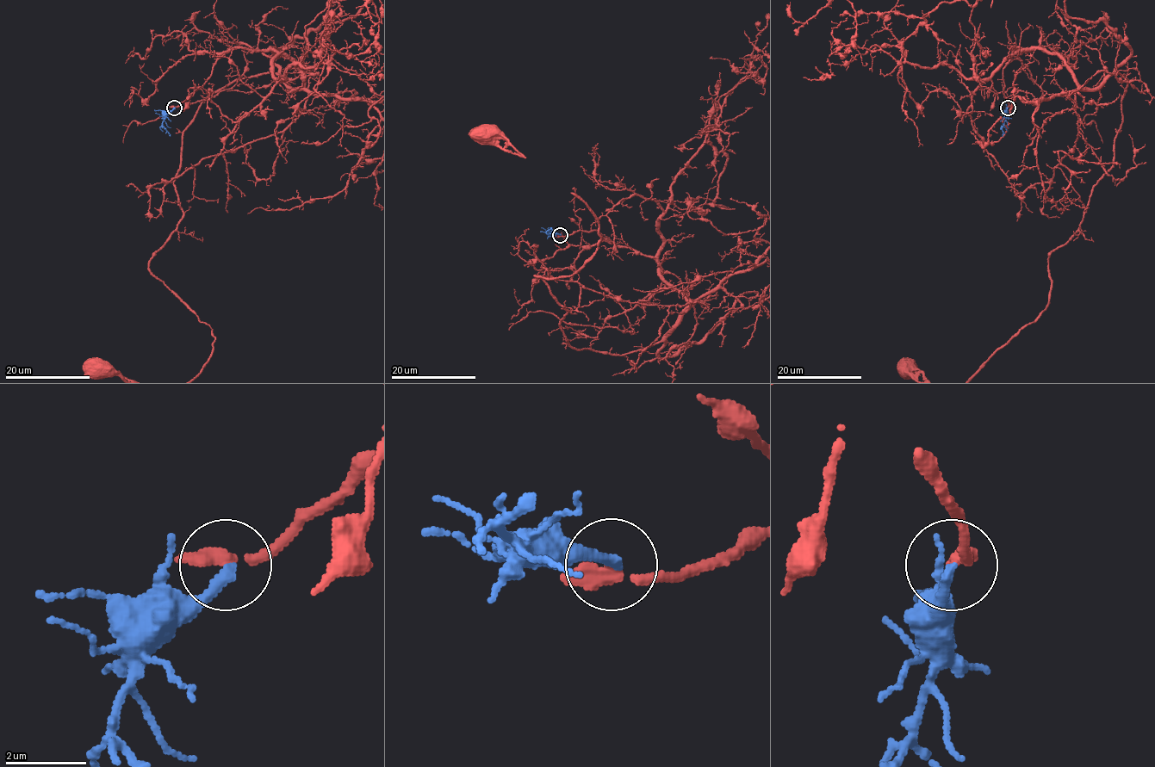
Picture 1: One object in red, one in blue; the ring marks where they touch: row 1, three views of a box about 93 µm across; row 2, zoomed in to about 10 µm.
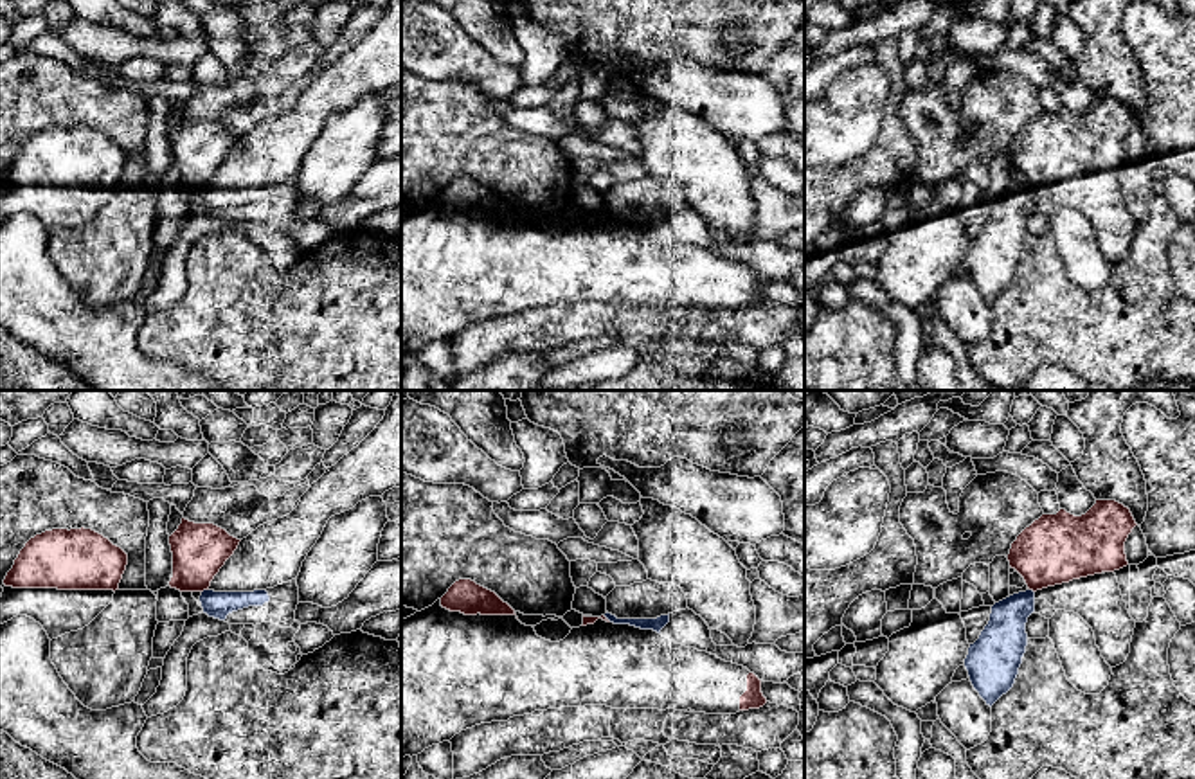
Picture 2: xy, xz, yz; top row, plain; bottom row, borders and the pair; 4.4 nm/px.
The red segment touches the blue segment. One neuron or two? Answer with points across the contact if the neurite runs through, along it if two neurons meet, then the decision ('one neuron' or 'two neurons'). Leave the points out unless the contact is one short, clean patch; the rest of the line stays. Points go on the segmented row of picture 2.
border xy (207, 589), (202, 592); two neurons

